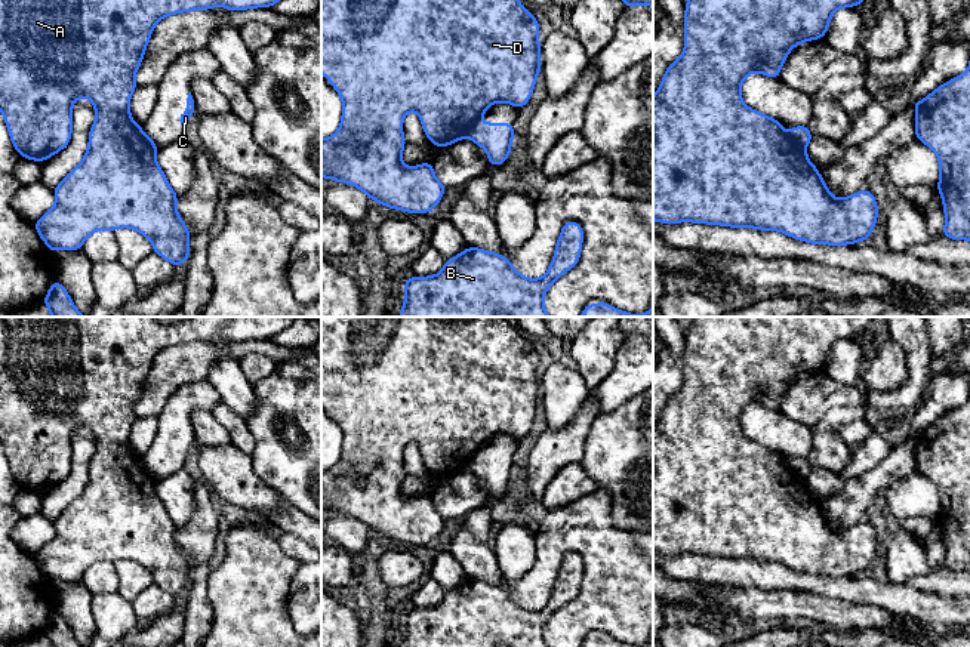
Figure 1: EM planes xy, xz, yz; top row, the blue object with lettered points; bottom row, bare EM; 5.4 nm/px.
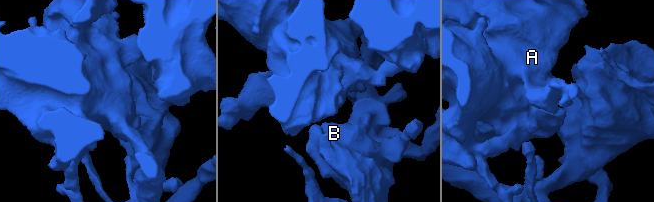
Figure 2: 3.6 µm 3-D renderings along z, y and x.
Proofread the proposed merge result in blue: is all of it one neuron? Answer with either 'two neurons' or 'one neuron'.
two neurons

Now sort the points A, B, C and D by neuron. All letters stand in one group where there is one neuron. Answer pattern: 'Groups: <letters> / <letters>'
Groups: A B D / C

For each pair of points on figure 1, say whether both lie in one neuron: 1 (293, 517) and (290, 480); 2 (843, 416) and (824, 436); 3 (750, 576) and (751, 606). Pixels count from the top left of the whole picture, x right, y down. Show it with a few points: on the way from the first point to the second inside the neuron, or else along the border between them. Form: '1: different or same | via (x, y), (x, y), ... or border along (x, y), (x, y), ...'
1: different | border along (282, 496), (305, 514)
2: same | via (837, 419), (827, 430)
3: different | border along (716, 584), (784, 591)

